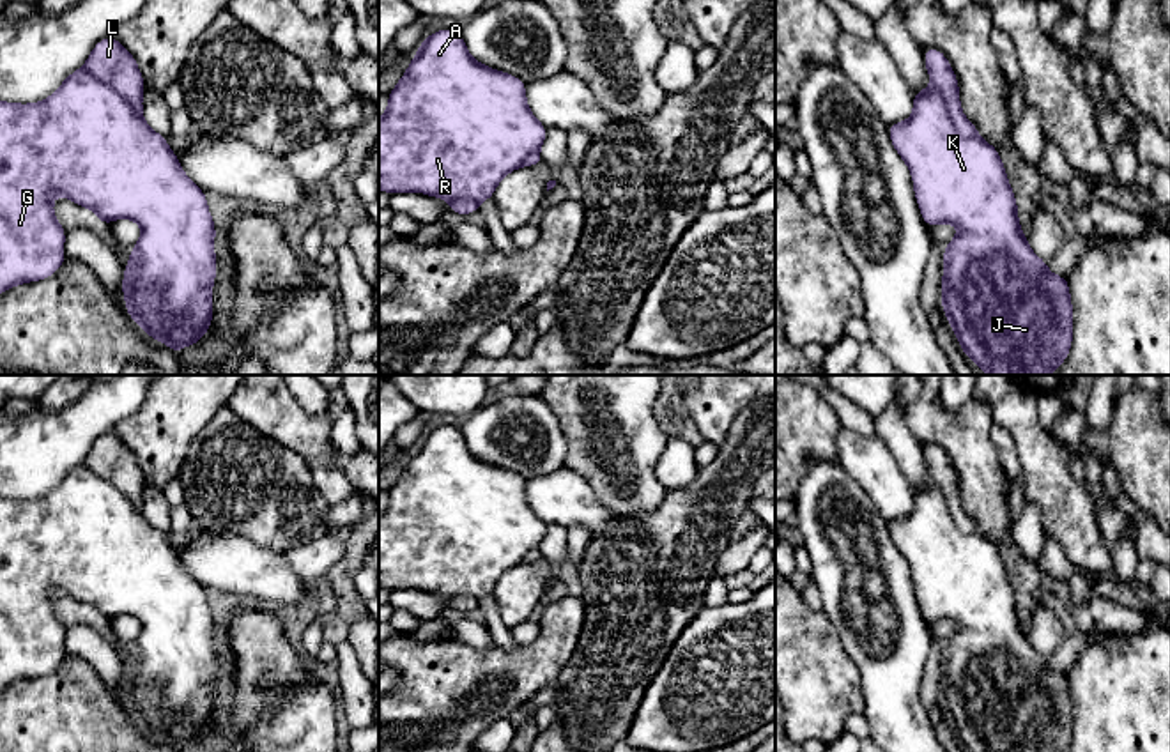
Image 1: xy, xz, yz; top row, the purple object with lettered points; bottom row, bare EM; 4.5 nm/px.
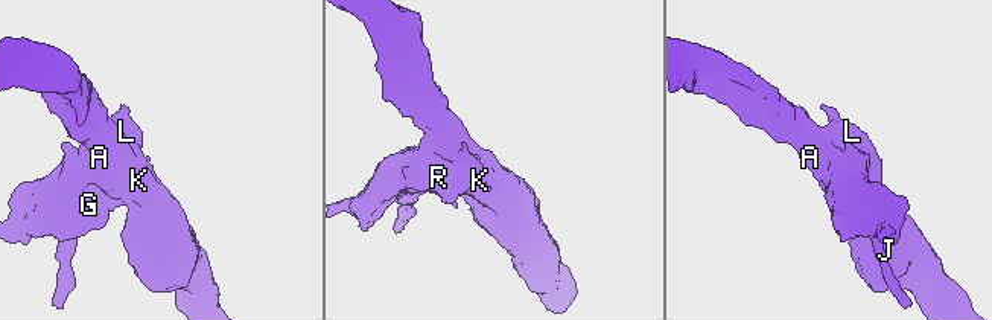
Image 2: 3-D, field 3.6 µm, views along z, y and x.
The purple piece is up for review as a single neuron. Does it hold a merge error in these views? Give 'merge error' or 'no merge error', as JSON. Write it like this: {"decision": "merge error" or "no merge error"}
{"decision": "merge error"}

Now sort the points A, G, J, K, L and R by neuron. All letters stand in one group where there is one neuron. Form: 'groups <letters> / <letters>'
groups A G J K R / L

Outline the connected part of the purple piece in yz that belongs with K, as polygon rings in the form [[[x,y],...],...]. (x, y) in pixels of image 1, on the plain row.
[[[935,480],[928,481],[928,485],[922,488],[913,487],[912,513],[908,517],[887,522],[887,526],[894,545],[910,564],[913,575],[913,589],[924,619],[929,625],[940,619],[952,619],[959,625],[959,630],[949,641],[943,642],[945,660],[943,660],[940,692],[942,692],[942,704],[945,715],[949,717],[952,729],[958,734],[965,752],[1069,752],[1069,745],[1073,740],[1073,699],[1071,699],[1067,672],[1051,671],[1048,667],[1046,656],[1039,655],[1030,646],[1030,641],[1020,623],[1016,593],[1007,577],[1005,563],[1004,557],[1000,556],[998,547],[981,533],[966,534],[958,529],[956,520],[949,510],[947,495],[943,494],[943,490]]]

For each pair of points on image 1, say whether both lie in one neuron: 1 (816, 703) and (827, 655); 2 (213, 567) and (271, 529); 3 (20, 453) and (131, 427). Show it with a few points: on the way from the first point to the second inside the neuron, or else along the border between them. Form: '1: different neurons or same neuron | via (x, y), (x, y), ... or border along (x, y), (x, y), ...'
1: same neuron | via (816, 690), (816, 667)
2: different neurons | border along (213, 533), (241, 533), (282, 554)
3: different neurons | border along (144, 400), (110, 430)

